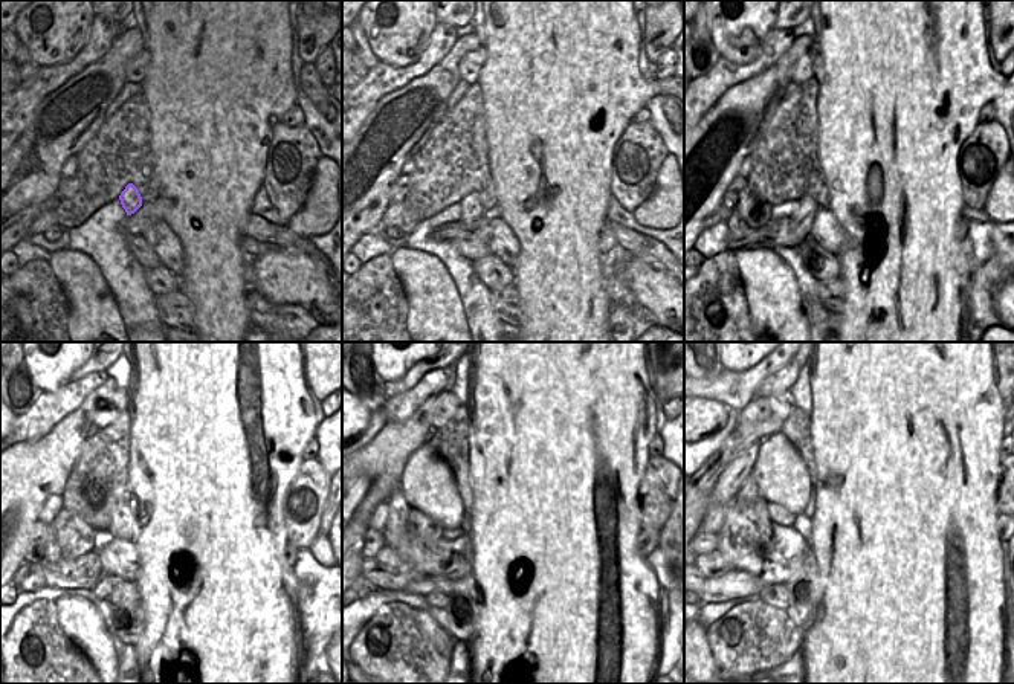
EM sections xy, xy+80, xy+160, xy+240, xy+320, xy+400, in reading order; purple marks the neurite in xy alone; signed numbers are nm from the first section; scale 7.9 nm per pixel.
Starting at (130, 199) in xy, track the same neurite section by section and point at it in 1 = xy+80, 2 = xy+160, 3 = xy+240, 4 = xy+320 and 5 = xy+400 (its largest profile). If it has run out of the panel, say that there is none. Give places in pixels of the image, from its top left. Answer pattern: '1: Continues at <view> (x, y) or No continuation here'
1: Continues at xy+80 (471, 206)
2: Continues at xy+160 (802, 220)
3: Continues at xy+240 (101, 590)
4: Continues at xy+320 (434, 599)
5: Continues at xy+400 (775, 594)

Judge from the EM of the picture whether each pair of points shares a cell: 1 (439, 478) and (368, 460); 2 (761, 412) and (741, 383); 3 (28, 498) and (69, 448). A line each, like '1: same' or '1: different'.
1: different
2: different
3: same

